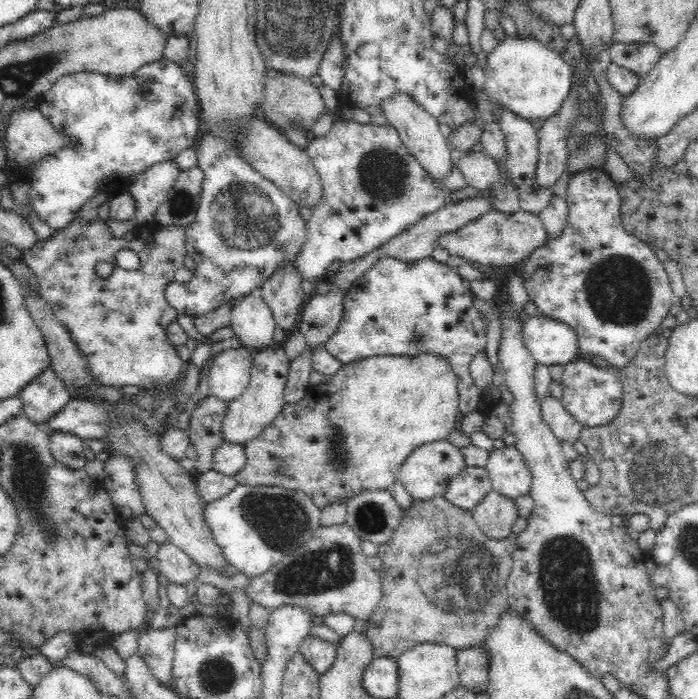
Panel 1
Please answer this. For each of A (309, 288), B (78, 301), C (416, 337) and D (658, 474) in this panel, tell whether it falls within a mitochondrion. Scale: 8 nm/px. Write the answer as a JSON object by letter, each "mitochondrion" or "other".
{"A":"other","B":"other","C":"mitochondrion","D":"mitochondrion"}

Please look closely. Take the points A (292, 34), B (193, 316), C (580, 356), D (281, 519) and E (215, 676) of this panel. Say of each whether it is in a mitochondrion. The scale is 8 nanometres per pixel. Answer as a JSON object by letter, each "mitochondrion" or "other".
{"A":"mitochondrion","B":"other","C":"other","D":"mitochondrion","E":"mitochondrion"}

